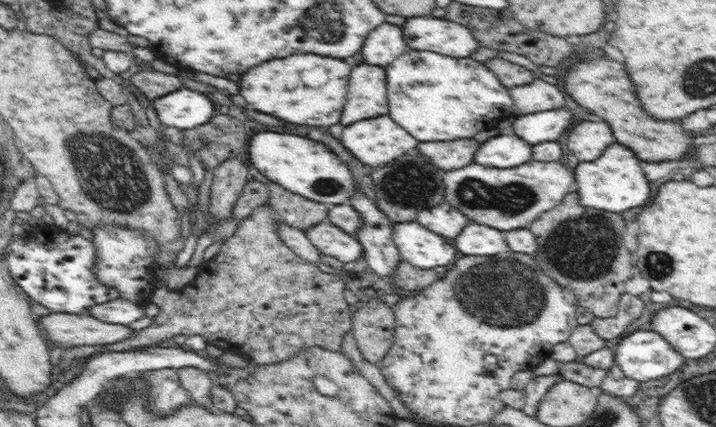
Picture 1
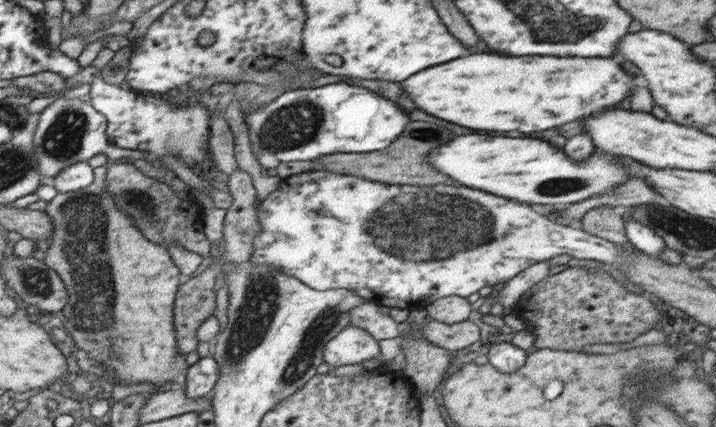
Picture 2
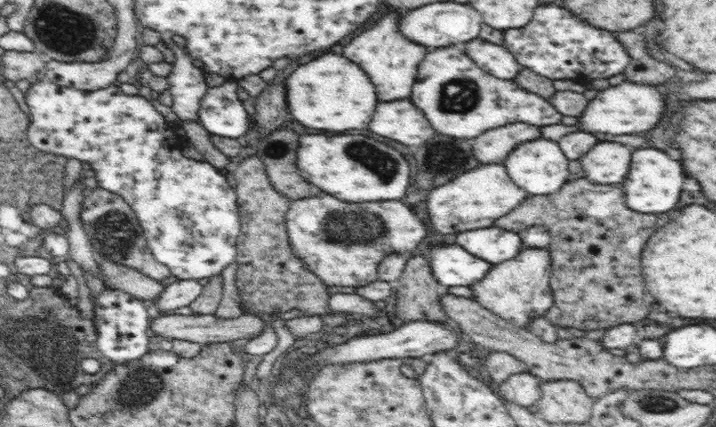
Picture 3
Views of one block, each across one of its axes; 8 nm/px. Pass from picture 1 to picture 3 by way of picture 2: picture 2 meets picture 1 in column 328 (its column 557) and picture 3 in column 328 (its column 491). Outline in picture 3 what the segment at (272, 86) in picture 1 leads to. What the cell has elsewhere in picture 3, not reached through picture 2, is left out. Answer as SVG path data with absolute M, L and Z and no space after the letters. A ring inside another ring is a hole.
M324 54L304 66L298 66L286 80L288 108L292 116L308 128L316 130L364 130L368 128L372 114L378 106L376 88L368 74L354 62L338 54Z

